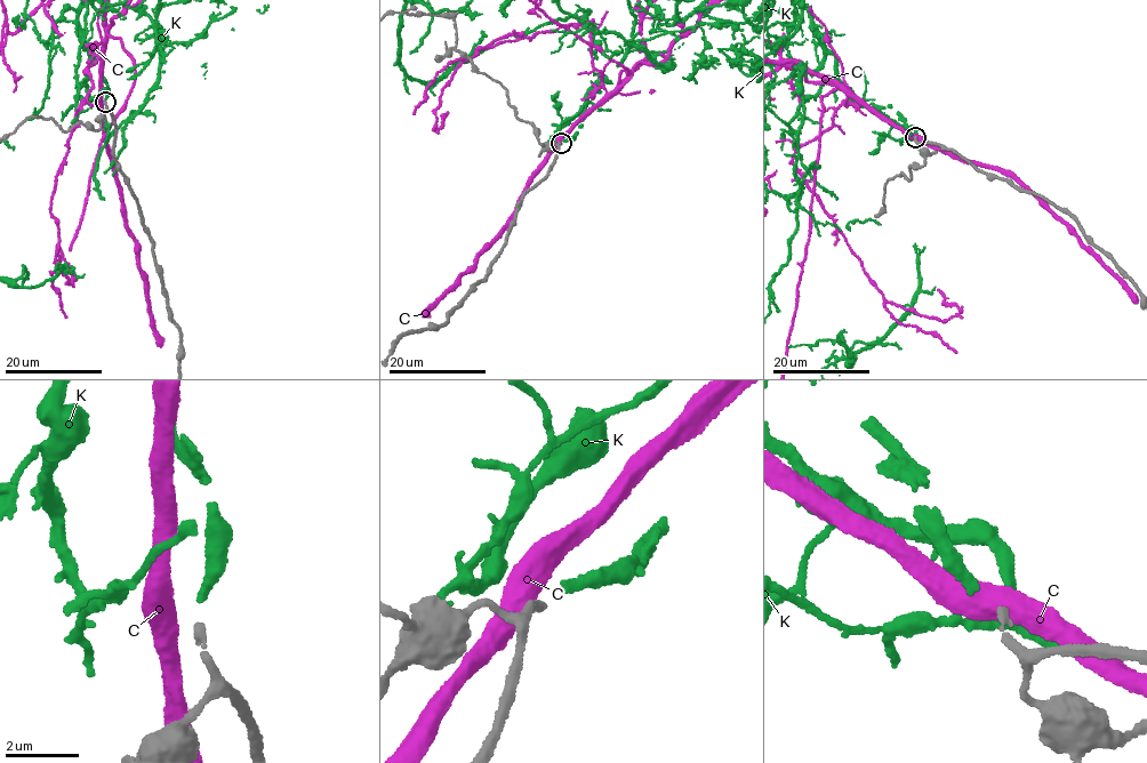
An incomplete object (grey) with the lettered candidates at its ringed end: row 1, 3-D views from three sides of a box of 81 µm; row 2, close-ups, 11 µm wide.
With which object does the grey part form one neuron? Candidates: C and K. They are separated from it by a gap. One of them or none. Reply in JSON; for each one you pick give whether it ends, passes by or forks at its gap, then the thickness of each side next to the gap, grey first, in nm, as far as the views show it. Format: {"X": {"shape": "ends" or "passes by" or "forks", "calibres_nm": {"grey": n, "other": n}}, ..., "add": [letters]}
{"add": []}

